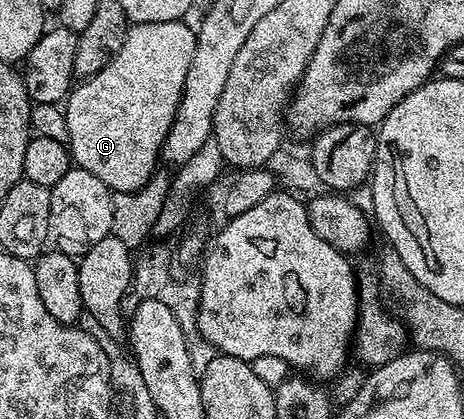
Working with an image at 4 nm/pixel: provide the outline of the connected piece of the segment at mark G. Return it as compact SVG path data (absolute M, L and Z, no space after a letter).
M184 20L132 24L122 42L122 50L118 50L98 74L81 79L66 97L62 109L69 131L67 146L73 165L94 174L113 193L139 193L158 168L166 134L176 120L186 70L190 70L195 53L196 32L193 25L191 28Z

